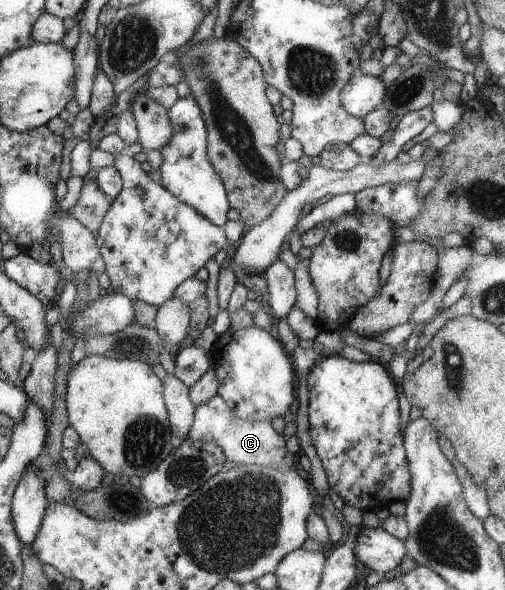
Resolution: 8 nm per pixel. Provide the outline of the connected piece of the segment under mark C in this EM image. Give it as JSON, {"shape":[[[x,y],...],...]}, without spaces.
{"shape":[[[215,394],[208,402],[195,406],[192,425],[185,438],[201,442],[213,442],[224,452],[225,459],[236,465],[257,464],[261,467],[293,467],[291,457],[285,457],[285,443],[273,431],[269,422],[250,422],[235,417],[227,404]]]}

